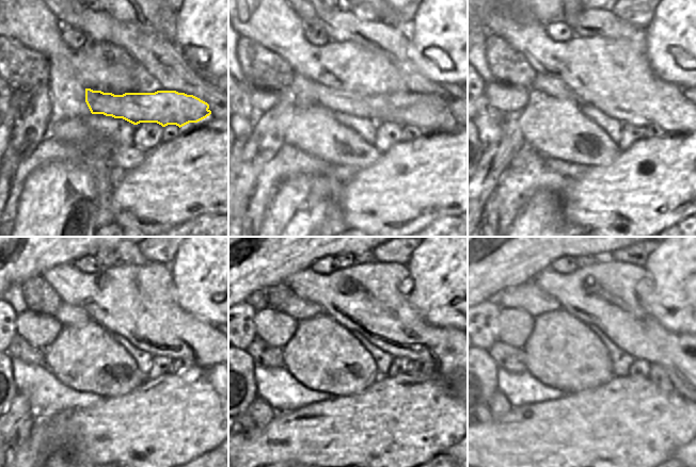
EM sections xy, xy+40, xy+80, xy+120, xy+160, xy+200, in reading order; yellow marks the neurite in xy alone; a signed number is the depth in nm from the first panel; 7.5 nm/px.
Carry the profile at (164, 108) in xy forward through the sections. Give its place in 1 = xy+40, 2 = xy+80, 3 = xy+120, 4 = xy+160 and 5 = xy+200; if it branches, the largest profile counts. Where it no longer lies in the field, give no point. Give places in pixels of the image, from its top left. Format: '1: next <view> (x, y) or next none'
1: next xy+40 (379, 108)
2: next xy+80 (553, 86)
3: next xy+120 (68, 316)
4: next xy+160 (297, 307)
5: next xy+200 (528, 296)

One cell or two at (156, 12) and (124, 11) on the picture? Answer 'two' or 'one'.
one

